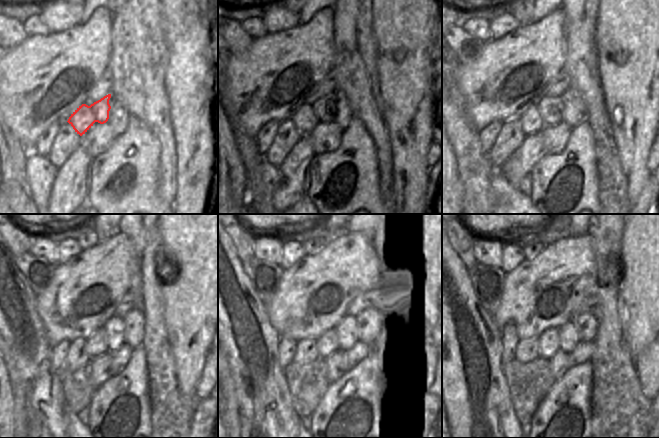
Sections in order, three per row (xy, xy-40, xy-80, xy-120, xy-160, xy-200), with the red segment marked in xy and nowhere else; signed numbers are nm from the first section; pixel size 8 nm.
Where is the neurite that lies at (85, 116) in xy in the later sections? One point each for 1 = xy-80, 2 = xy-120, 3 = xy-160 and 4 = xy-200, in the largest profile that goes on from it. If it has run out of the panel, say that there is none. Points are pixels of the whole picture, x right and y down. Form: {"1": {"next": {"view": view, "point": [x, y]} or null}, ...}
{"1": {"next": {"view": "xy-80", "point": [546, 113]}}, "2": {"next": {"view": "xy-120", "point": [98, 344]}}, "3": {"next": {"view": "xy-160", "point": [326, 344]}}, "4": {"next": {"view": "xy-200", "point": [548, 342]}}}

